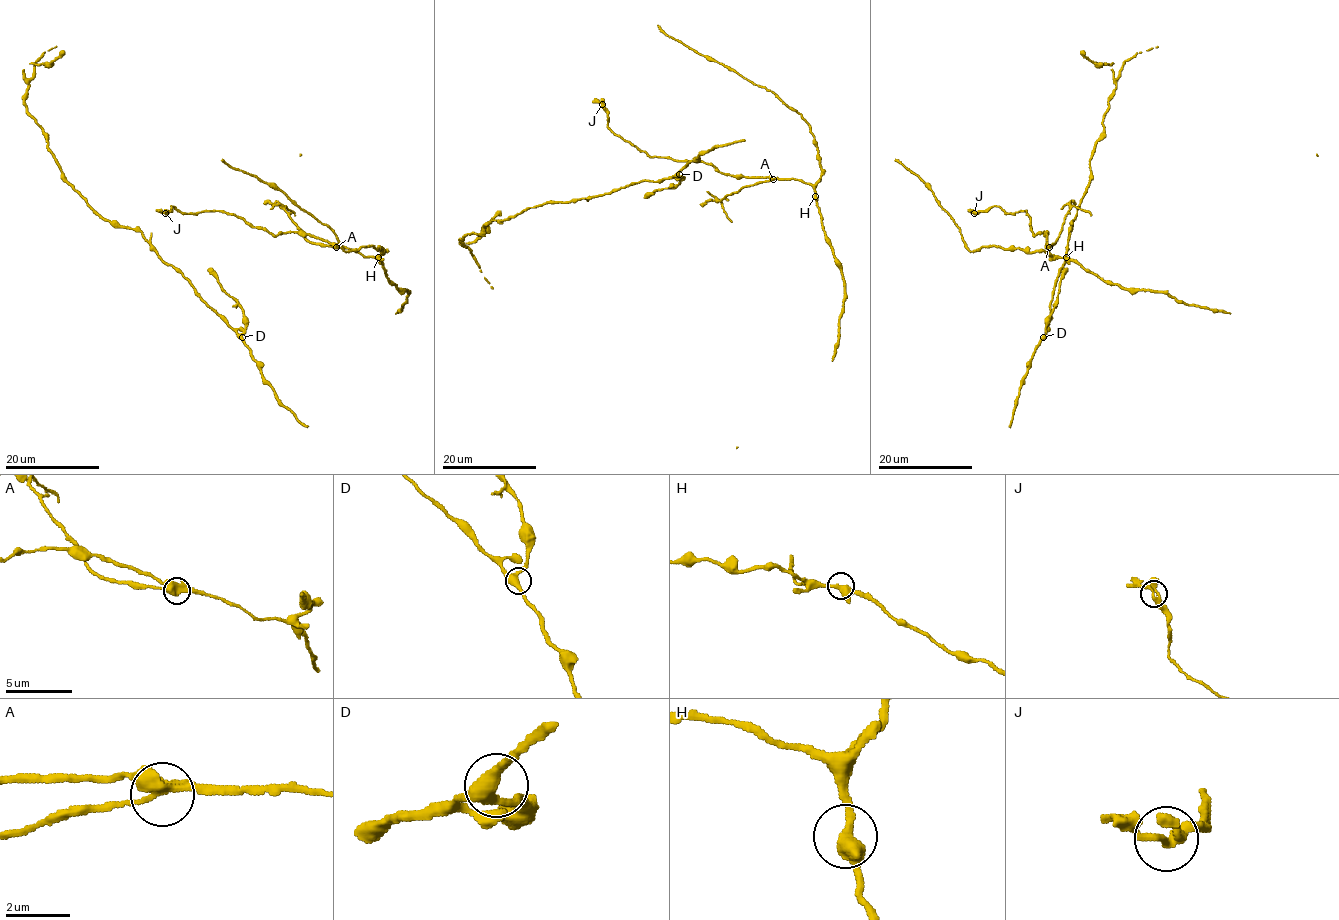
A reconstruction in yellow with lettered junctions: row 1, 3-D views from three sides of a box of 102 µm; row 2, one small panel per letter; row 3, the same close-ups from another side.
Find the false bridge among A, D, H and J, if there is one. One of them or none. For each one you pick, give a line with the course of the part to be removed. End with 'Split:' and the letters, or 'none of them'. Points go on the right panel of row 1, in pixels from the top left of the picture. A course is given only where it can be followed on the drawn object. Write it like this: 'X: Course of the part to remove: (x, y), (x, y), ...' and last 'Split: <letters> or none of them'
A: Course of the part to remove: (1049, 247), (1055, 242), (1071, 208), (1075, 205), (1091, 215)
Split: A

